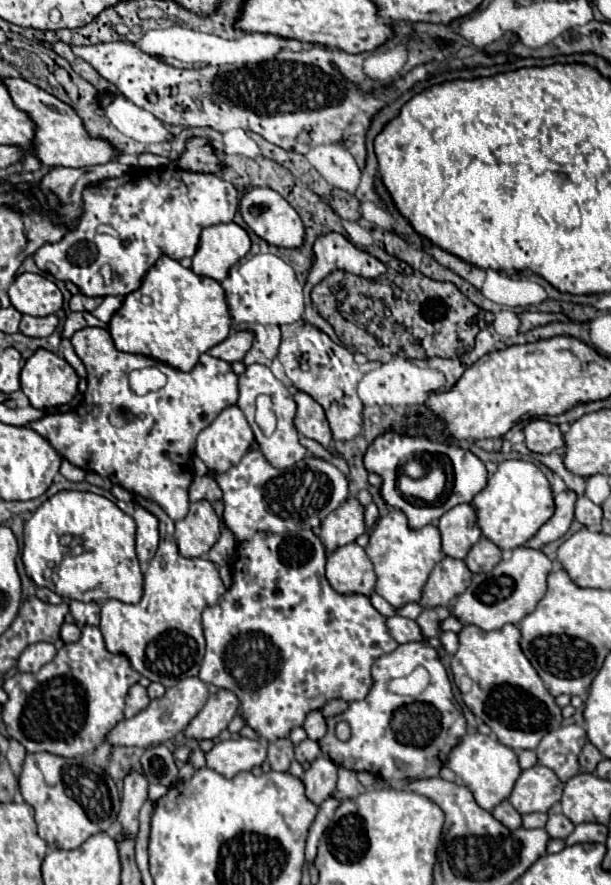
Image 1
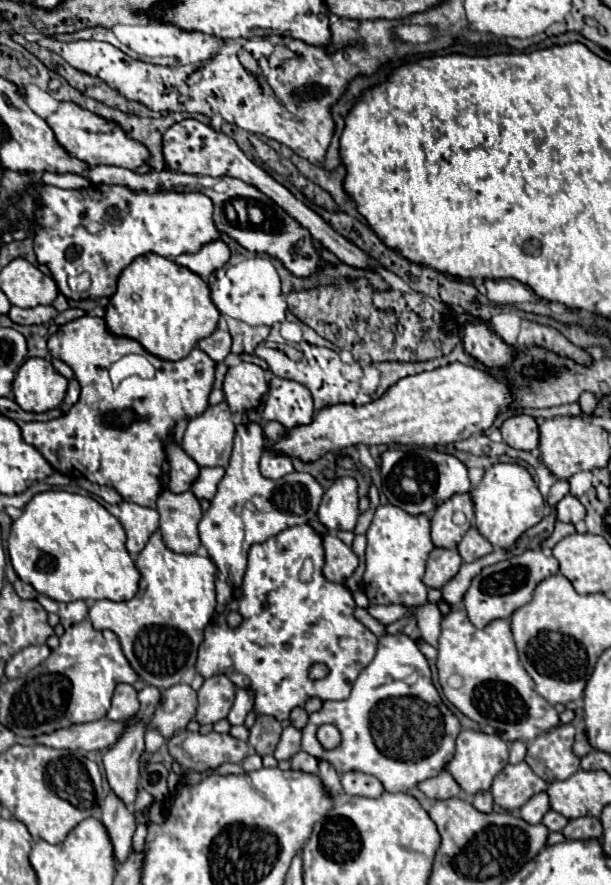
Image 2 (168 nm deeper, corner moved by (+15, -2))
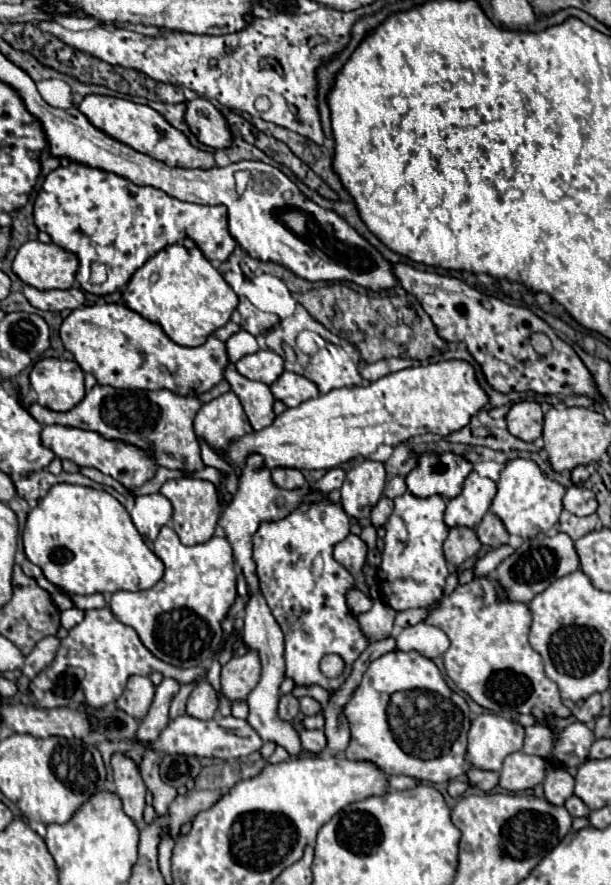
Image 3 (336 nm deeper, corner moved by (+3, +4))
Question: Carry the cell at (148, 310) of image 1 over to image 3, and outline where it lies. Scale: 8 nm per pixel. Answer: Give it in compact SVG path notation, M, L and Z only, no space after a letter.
M172 244L164 250L160 250L156 256L152 256L142 268L138 268L130 282L126 284L122 298L126 302L126 306L134 312L138 312L142 318L156 322L164 328L164 332L182 346L200 346L206 342L206 338L216 332L220 326L224 326L232 312L238 306L238 296L236 292L232 292L232 288L228 288L228 282L224 280L224 276L204 258L204 254L200 252L200 248L184 248L180 244Z

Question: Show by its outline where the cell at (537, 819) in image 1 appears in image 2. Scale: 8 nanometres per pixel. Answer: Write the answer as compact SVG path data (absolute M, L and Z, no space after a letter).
M542 792L542 794L532 796L532 798L522 806L520 818L524 818L524 822L528 822L528 824L538 824L548 810L550 810L548 796L546 796L546 792Z

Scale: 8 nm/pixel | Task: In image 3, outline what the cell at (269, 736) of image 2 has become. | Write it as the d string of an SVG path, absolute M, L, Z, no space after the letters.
M284 694L282 700L280 700L280 718L284 718L284 720L292 720L298 712L300 712L298 698L296 698L294 694Z

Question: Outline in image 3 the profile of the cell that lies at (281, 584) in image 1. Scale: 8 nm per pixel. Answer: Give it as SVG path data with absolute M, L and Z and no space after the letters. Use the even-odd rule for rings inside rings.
M324 496L318 502L300 504L300 508L290 512L284 520L264 522L252 534L252 552L254 552L252 558L254 558L254 564L256 564L256 574L262 580L264 598L266 598L274 618L278 620L280 628L284 630L284 636L286 636L286 676L292 678L296 682L296 686L318 684L318 686L326 688L328 692L338 690L344 684L344 680L350 676L352 662L368 646L368 638L364 636L364 632L360 630L354 614L346 606L346 592L354 584L352 574L346 568L342 568L332 556L334 544L344 540L348 534L350 534L348 514L344 512L340 502L334 502L328 496ZM318 554L322 554L322 558L324 558L324 570L322 570L320 576L312 574L312 562ZM326 654L338 654L344 660L344 674L340 674L338 678L332 678L332 680L322 674L320 660Z

